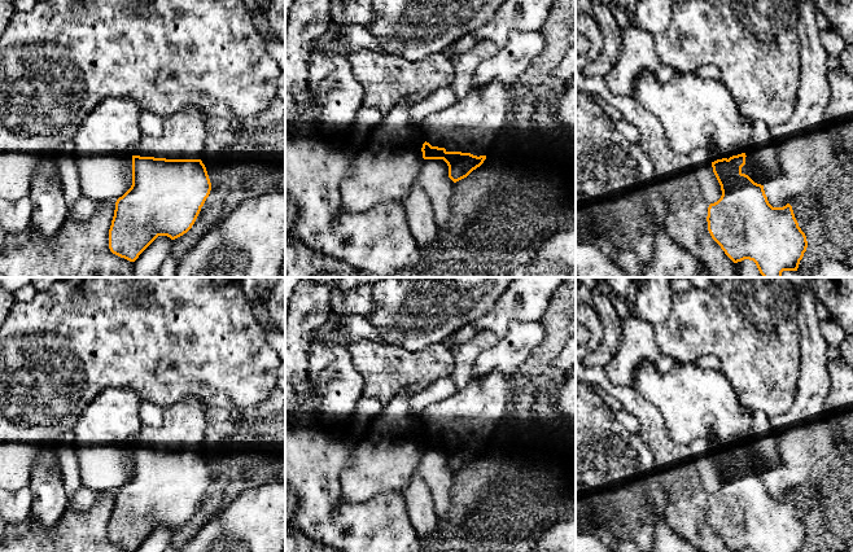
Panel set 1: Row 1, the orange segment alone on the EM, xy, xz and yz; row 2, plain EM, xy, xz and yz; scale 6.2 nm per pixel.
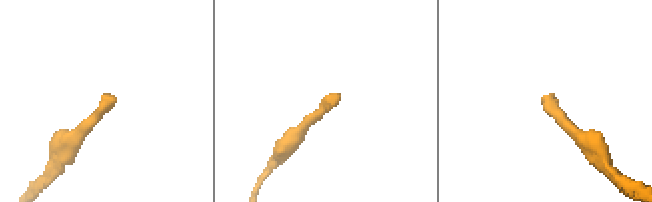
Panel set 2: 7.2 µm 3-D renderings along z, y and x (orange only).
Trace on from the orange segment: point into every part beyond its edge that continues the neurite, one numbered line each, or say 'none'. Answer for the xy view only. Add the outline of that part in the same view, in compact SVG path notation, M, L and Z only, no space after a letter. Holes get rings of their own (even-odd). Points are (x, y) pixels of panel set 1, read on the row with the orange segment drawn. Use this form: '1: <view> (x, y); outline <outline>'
1: xy (184, 132); outline M189 105L163 119L161 136L143 136L134 148L134 155L201 159L205 154L206 133L207 115Z

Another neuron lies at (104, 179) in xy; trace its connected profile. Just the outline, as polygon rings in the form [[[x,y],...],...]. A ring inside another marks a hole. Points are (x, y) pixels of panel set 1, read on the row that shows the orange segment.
[[[102,100],[73,137],[82,194],[99,203],[117,202],[132,185],[134,148],[141,137],[134,100]]]

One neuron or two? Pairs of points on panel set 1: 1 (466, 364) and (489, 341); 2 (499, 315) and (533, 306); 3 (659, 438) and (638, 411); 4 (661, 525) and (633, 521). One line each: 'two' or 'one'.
1: one
2: one
3: one
4: two

